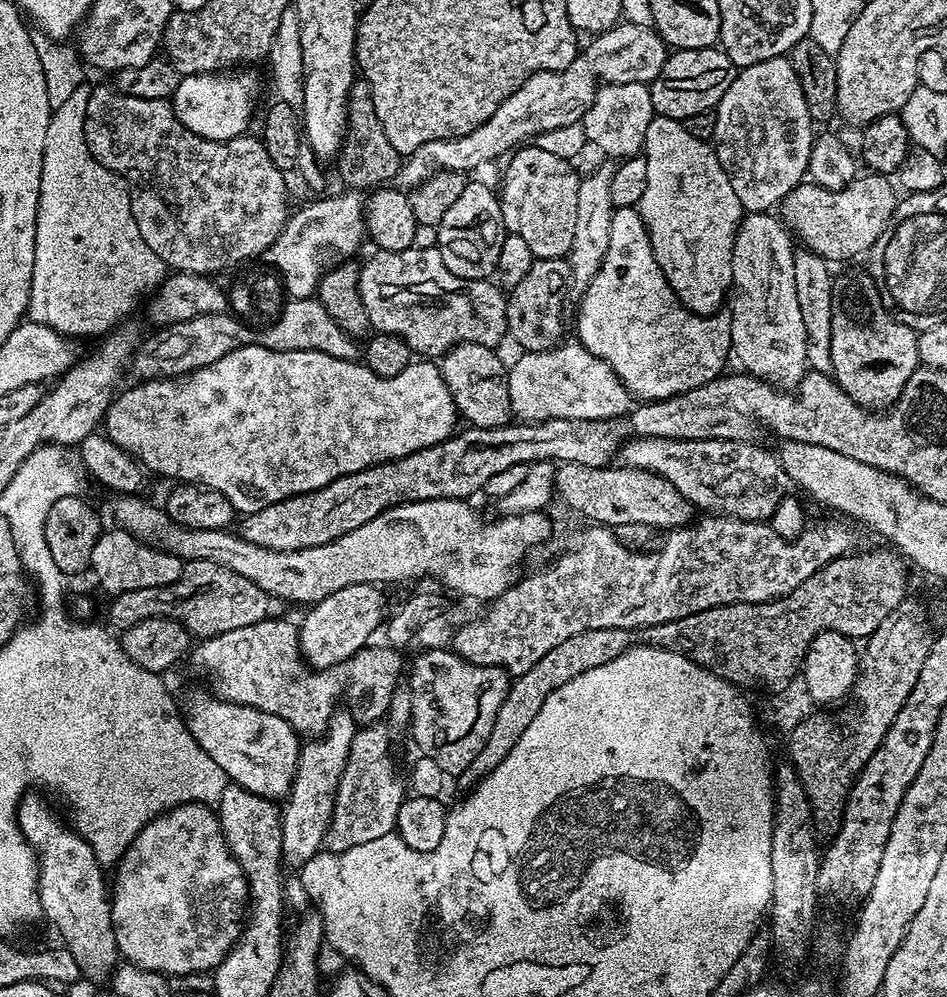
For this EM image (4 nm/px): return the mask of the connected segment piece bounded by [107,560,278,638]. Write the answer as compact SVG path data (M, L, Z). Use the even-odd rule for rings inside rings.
M209 560L187 561L173 584L146 586L146 590L130 590L111 597L107 602L107 623L117 633L122 634L127 628L138 626L138 622L143 620L165 618L176 620L196 638L226 634L226 630L238 630L238 626L250 626L259 620L267 620L278 607L277 601L263 592L257 584L250 582L250 578L242 578L242 574L234 574L234 570L218 566L218 562Z

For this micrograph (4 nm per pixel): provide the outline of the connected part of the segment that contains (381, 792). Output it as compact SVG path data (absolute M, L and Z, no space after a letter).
M364 726L360 733L351 737L351 759L337 788L326 837L327 847L333 853L339 854L350 846L393 835L398 810L406 799L406 788L404 784L400 785L400 776L388 761L388 738L389 729L384 726Z

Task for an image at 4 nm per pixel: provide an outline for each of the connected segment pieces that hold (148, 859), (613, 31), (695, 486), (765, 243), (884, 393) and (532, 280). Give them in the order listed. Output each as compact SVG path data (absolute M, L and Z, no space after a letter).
M199 802L178 804L160 813L159 816L149 821L148 825L137 834L128 851L124 853L116 872L116 885L110 888L112 902L112 925L116 935L116 944L120 948L120 956L129 965L136 965L143 971L159 972L162 976L188 976L191 972L211 973L226 958L226 954L236 945L242 931L242 921L246 916L246 901L249 899L248 878L240 868L240 863L232 857L227 841L224 840L224 832L220 829L219 815L209 805Z
M617 22L610 30L593 35L589 40L592 41L585 48L583 45L582 51L564 68L535 72L526 78L524 85L509 94L502 106L498 106L498 110L478 126L478 130L470 130L470 134L458 138L426 142L418 146L418 150L407 153L395 183L401 189L411 190L429 180L436 171L471 174L479 164L488 164L499 156L507 157L543 132L579 124L594 102L599 84L638 82L650 85L658 78L670 55L668 45L655 27Z
M645 436L633 437L629 439L622 447L620 451L620 458L627 467L642 469L650 472L655 472L660 477L672 482L676 490L691 502L695 509L703 510L708 514L719 514L722 516L731 516L733 520L759 520L761 522L768 522L771 520L772 515L782 500L787 499L787 496L793 491L794 485L792 479L786 470L781 466L779 457L772 451L768 452L766 449L750 443L750 440L736 440L736 439L692 439L692 440L680 440L680 439L660 439L660 438L646 438Z
M754 212L745 215L740 221L740 226L733 240L733 276L730 289L730 304L732 300L732 312L730 311L730 319L732 322L732 350L735 359L740 359L740 364L745 373L759 376L761 380L767 380L769 384L775 384L781 390L795 389L799 384L804 373L809 371L808 359L806 358L806 326L802 323L802 310L798 306L798 290L794 290L794 243L793 237L790 235L789 229L774 215L768 212Z
M854 277L841 292L839 289L832 306L830 362L834 382L855 404L869 410L887 409L921 367L917 335L917 329L898 322L885 310L881 289L876 289L870 277Z
M536 258L518 282L507 293L507 335L524 352L549 352L561 343L564 332L564 299L570 296L572 271L567 259Z

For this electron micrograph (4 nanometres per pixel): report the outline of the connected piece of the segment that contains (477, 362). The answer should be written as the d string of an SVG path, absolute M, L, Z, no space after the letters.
M457 344L448 349L443 356L439 357L440 373L446 382L446 386L452 395L452 401L456 403L456 411L461 417L468 419L467 423L474 428L503 428L513 419L512 403L508 393L508 382L504 375L505 365L500 365L496 357L496 348L487 348L481 344Z

